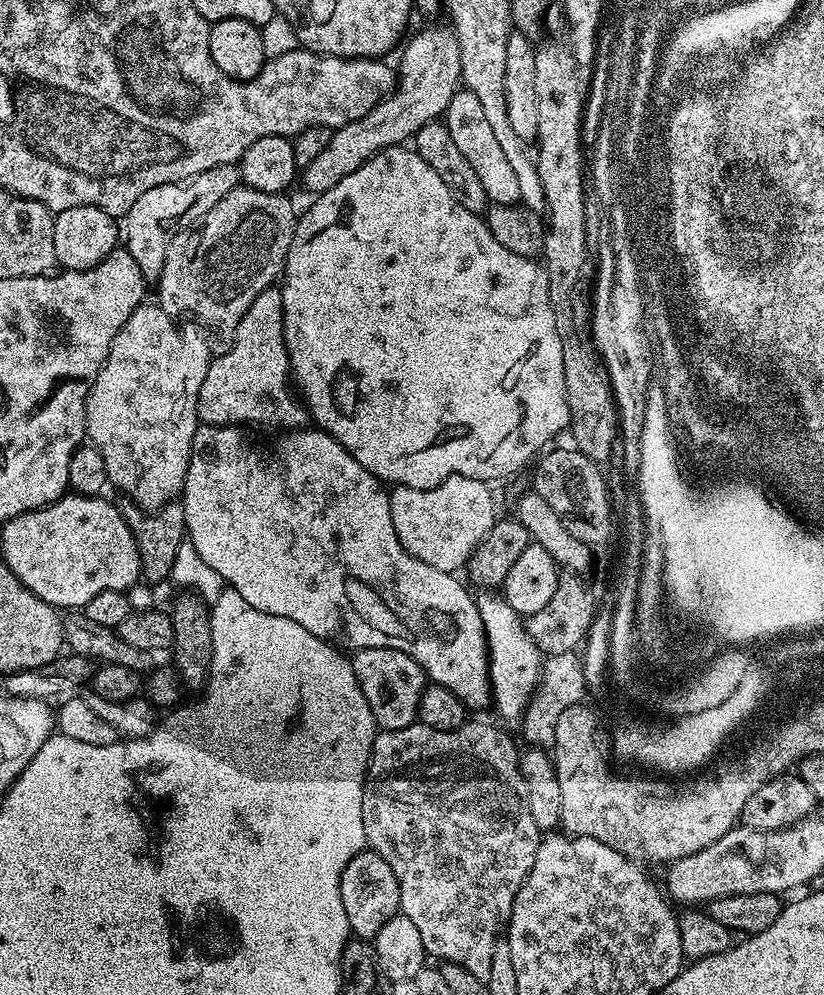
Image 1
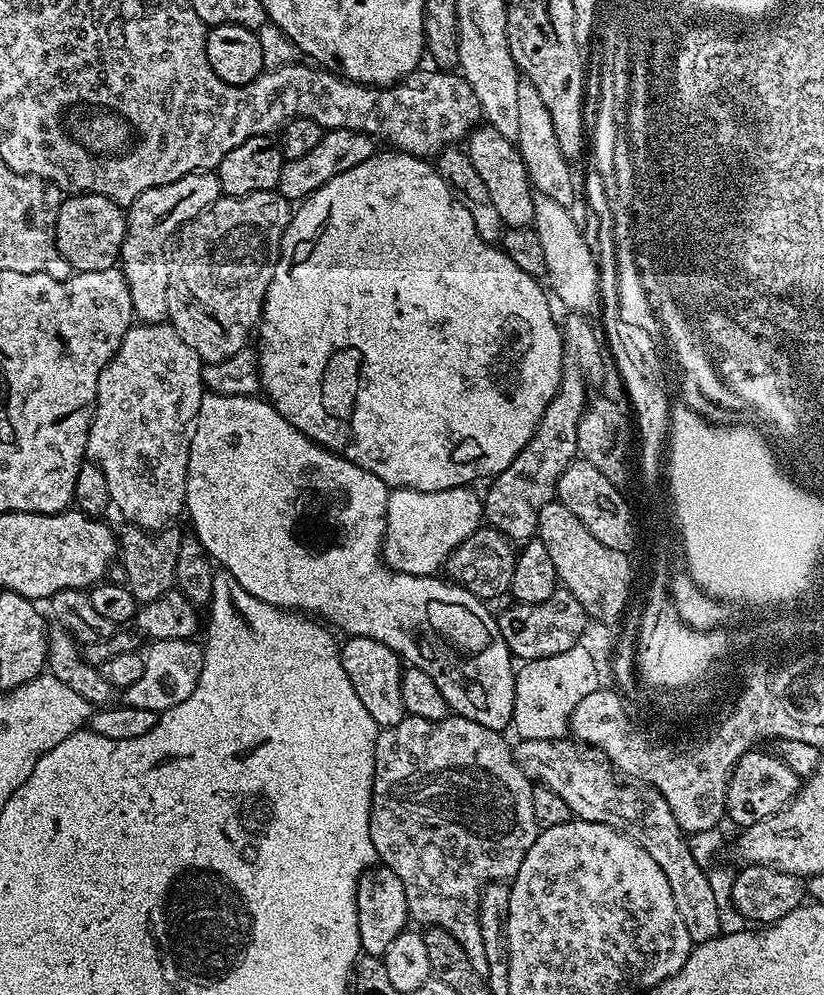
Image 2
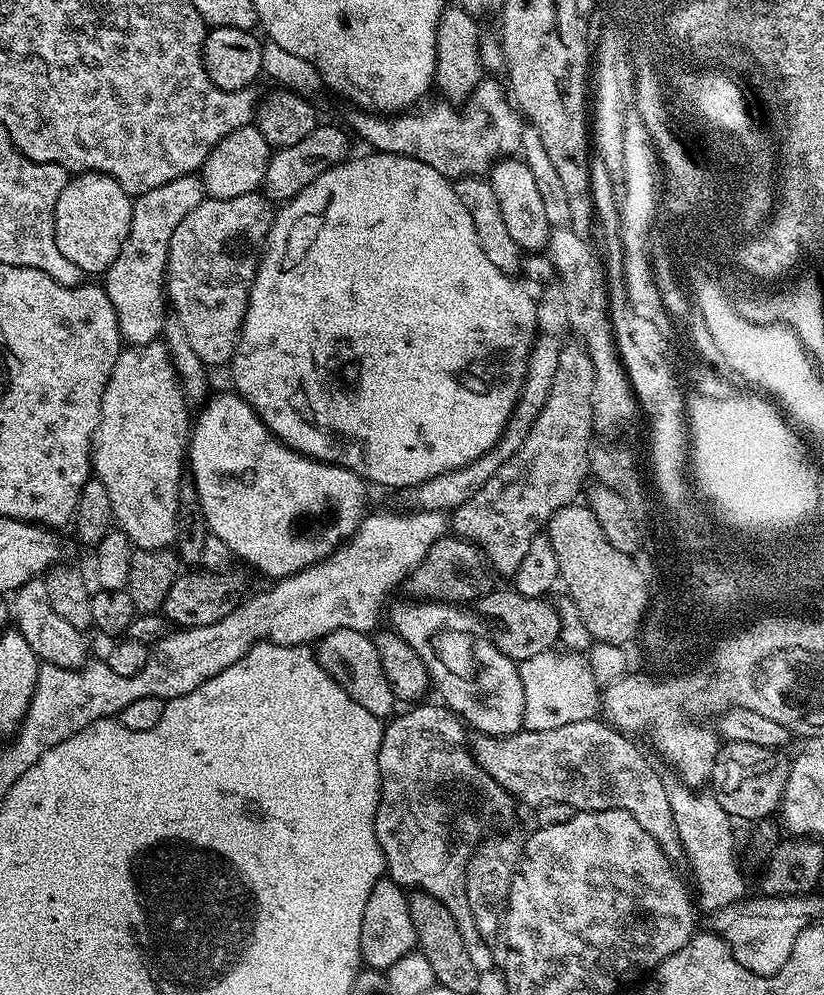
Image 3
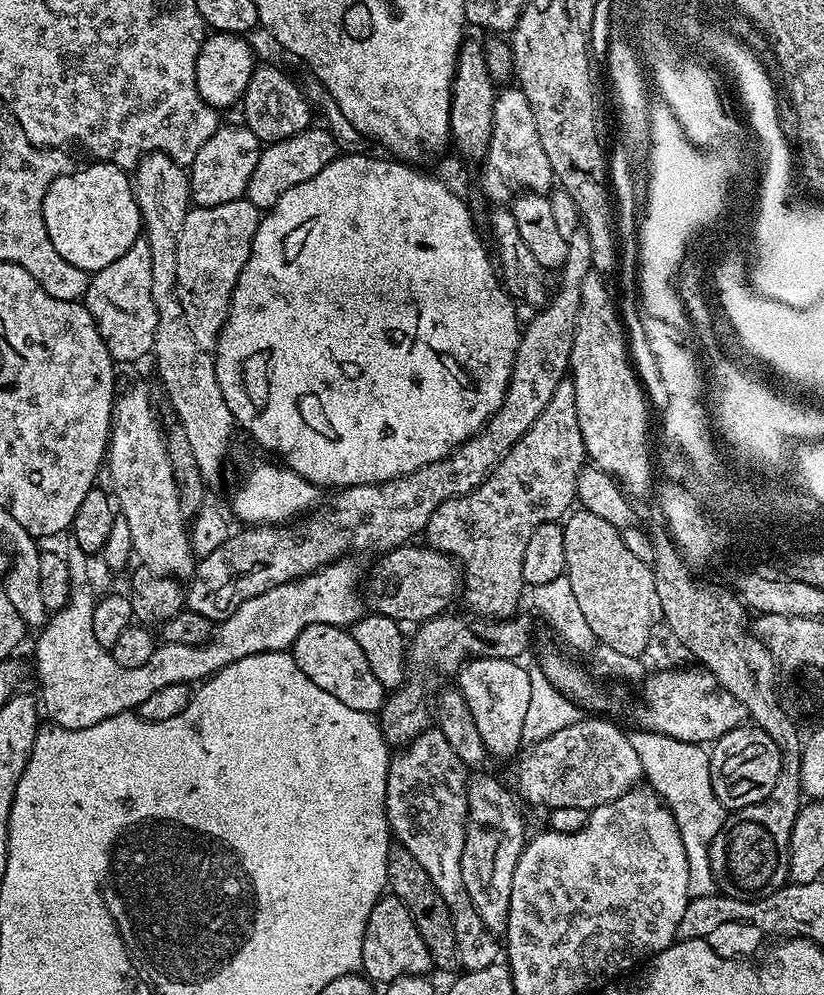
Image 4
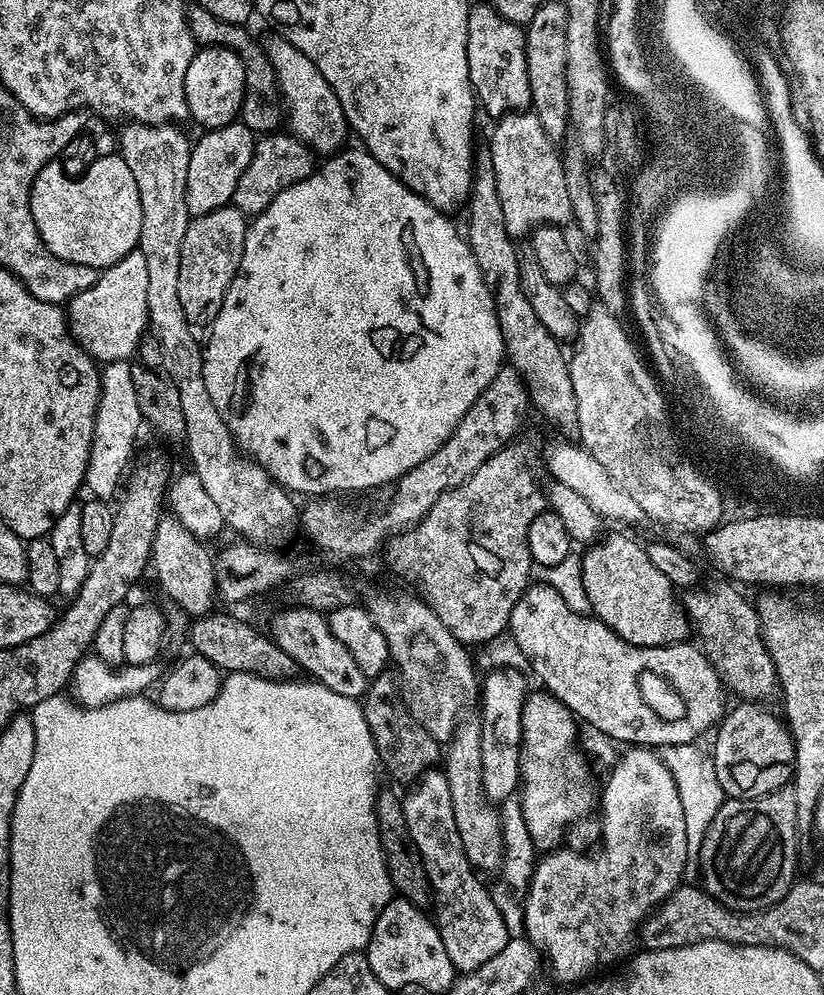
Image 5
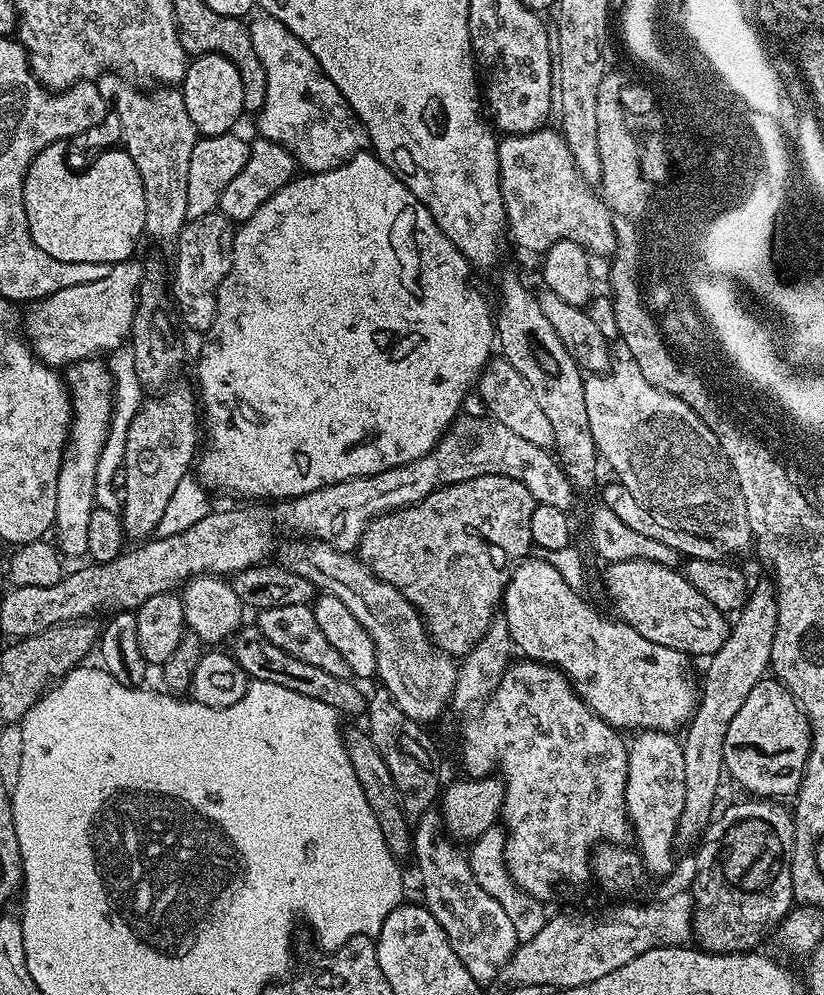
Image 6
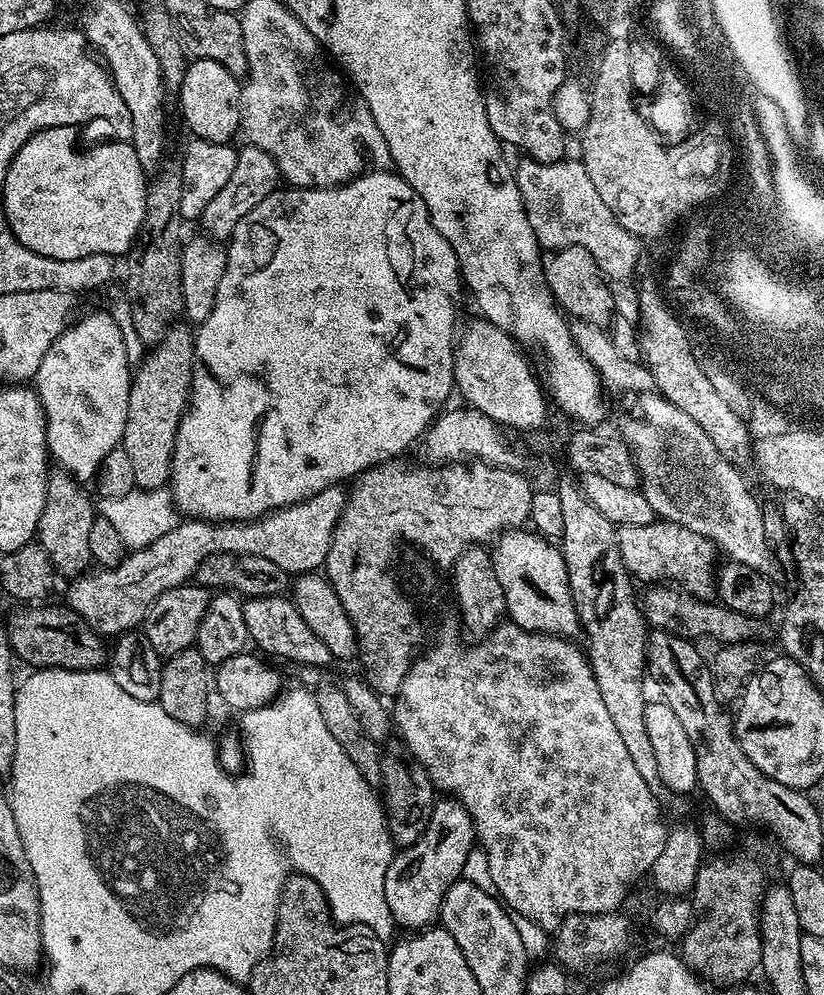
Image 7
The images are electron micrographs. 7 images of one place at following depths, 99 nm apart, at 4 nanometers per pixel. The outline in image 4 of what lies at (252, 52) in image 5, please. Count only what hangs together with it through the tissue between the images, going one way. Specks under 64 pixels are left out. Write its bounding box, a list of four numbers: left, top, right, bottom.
[243,62,314,145]

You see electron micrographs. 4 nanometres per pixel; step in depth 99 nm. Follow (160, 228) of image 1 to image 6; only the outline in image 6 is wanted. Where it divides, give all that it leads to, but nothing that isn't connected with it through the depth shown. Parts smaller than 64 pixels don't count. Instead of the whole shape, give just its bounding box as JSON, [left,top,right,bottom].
[22,260,144,366]

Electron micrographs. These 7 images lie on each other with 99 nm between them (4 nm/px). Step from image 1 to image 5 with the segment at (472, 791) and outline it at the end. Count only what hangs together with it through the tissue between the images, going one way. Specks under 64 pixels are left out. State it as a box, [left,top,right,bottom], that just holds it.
[402,770,509,974]

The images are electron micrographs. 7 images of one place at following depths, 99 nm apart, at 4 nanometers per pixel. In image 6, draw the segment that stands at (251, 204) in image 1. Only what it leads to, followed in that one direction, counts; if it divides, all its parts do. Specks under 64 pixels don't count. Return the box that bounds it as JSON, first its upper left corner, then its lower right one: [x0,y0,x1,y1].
[170,210,236,334]

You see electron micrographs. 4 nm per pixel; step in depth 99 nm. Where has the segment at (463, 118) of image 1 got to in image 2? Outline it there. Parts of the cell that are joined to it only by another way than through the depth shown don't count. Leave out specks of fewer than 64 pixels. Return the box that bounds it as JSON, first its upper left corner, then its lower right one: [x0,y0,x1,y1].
[466,126,534,228]

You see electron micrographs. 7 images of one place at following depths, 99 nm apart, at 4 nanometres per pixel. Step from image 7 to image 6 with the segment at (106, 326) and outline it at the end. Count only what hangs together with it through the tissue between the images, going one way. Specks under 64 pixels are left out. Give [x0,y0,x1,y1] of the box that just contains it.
[54,358,114,557]

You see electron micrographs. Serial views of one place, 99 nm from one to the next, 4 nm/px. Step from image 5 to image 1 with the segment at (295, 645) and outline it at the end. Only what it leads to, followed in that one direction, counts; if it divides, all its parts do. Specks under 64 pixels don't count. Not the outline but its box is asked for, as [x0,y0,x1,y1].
[351,648,426,731]

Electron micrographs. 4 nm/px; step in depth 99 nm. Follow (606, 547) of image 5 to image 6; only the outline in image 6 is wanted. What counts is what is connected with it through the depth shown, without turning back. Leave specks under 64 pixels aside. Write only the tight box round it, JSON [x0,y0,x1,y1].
[604,559,730,658]

